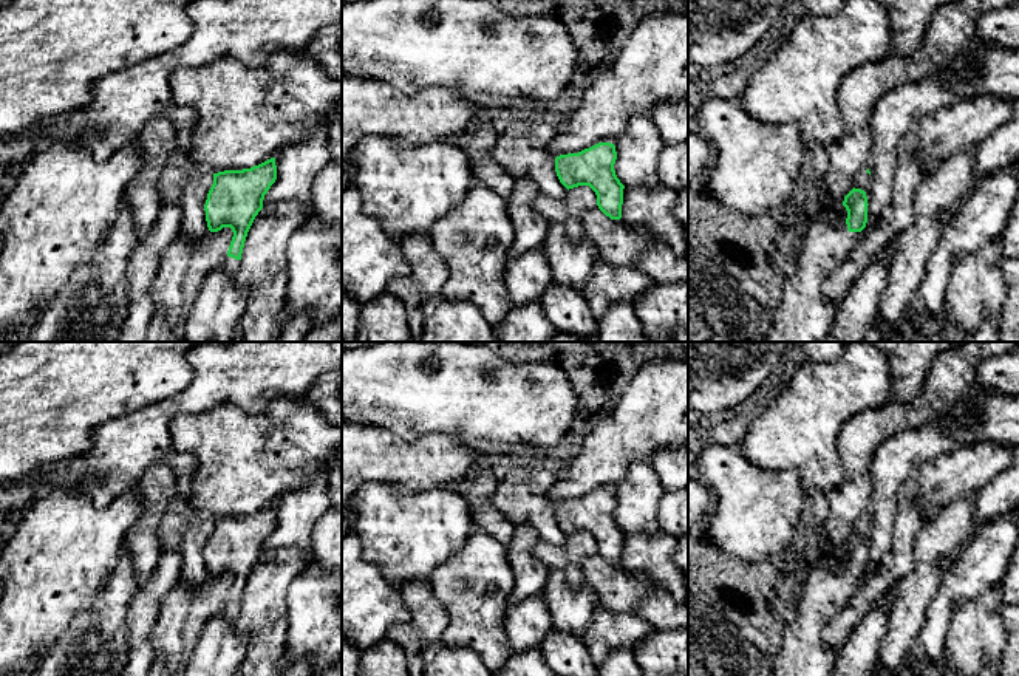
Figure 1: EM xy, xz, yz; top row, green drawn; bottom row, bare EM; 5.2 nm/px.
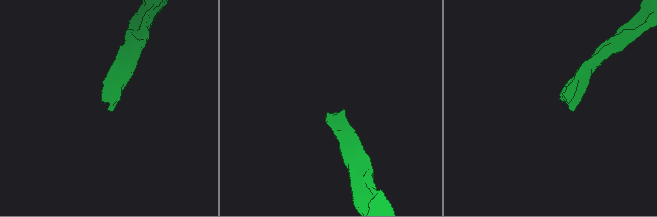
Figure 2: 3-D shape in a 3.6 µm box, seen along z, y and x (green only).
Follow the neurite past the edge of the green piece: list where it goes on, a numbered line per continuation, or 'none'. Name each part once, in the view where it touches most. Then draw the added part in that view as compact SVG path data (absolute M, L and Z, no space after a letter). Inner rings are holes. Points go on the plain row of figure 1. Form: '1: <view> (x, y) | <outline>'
1: yz (824, 594) | M823 562L812 568L770 676L830 676L840 651L824 647L823 630L846 606L858 582L847 571L829 571Z

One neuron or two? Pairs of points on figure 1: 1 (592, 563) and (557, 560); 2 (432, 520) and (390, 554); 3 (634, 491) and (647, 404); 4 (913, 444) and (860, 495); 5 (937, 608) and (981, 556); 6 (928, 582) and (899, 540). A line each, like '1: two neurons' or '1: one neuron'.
1: two neurons
2: one neuron
3: two neurons
4: two neurons
5: one neuron
6: two neurons

